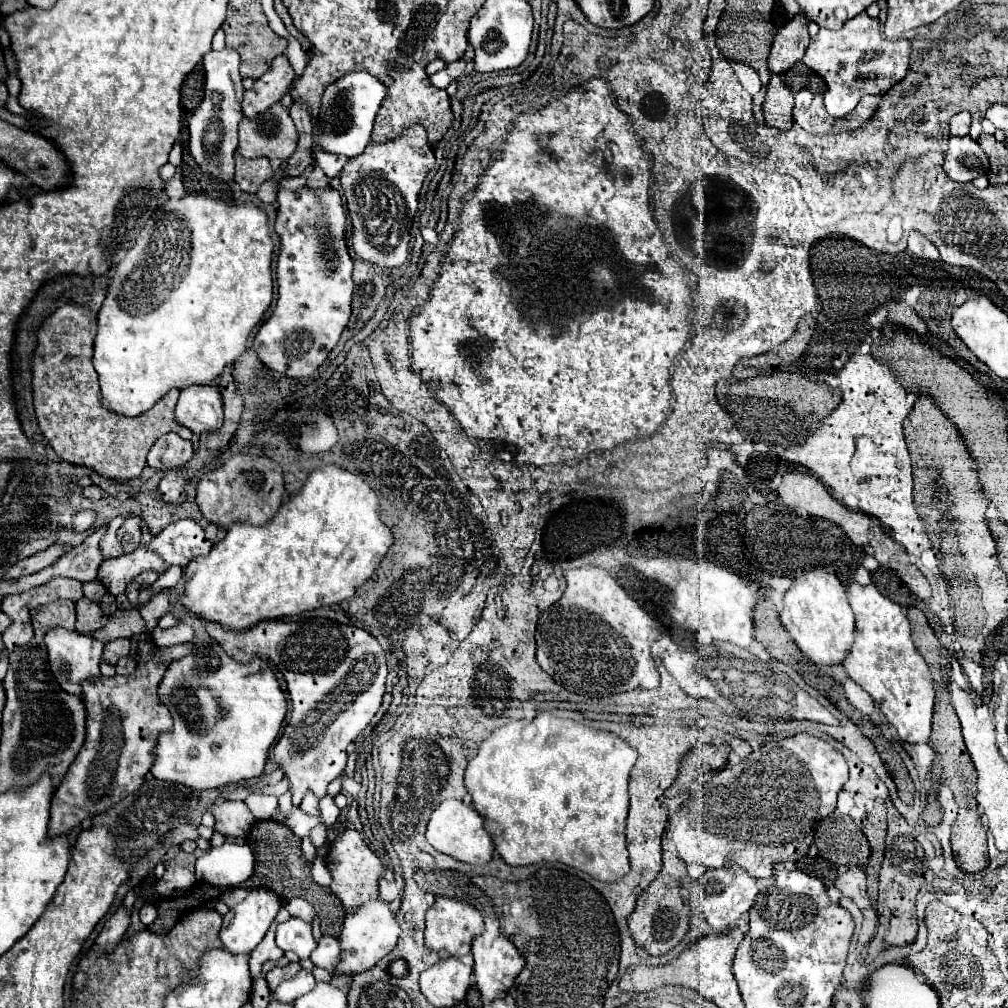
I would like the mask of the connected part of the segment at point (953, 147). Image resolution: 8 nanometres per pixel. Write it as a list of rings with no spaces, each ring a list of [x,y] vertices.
[[[949,138],[949,148],[943,162],[945,174],[955,182],[971,182],[977,176],[987,174],[989,160],[979,144],[971,138]]]

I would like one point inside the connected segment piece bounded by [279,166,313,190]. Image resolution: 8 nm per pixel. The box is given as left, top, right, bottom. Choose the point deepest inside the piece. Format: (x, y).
(292, 183)

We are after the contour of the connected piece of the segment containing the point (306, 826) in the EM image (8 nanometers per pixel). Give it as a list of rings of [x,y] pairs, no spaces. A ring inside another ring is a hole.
[[[293,808],[291,810],[291,814],[287,814],[287,816],[283,816],[279,810],[273,814],[273,818],[275,820],[279,820],[279,822],[283,822],[283,824],[287,824],[297,836],[301,836],[301,838],[305,838],[305,836],[309,836],[309,832],[321,822],[321,818],[319,816],[309,816],[309,814],[305,814],[301,808]]]

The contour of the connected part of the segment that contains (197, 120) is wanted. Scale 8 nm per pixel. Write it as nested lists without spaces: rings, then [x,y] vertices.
[[[233,50],[209,52],[203,58],[205,66],[205,96],[199,108],[189,118],[189,150],[199,168],[213,176],[215,180],[223,180],[229,186],[233,184],[233,168],[235,168],[235,150],[237,150],[237,124],[243,118],[241,100],[245,88],[241,86],[239,76],[239,54]]]

